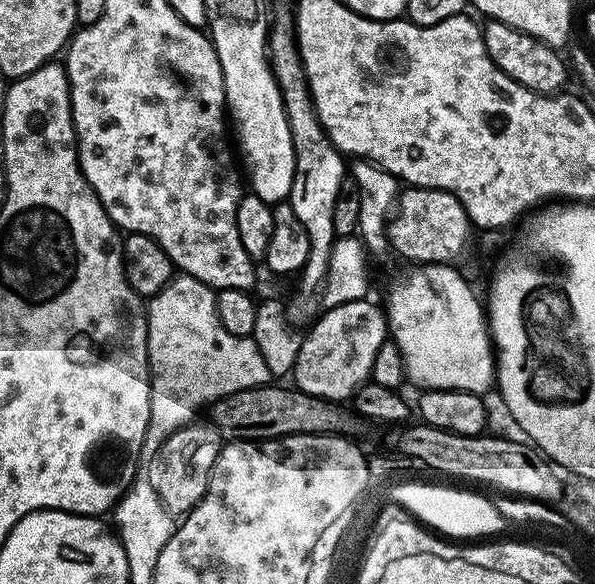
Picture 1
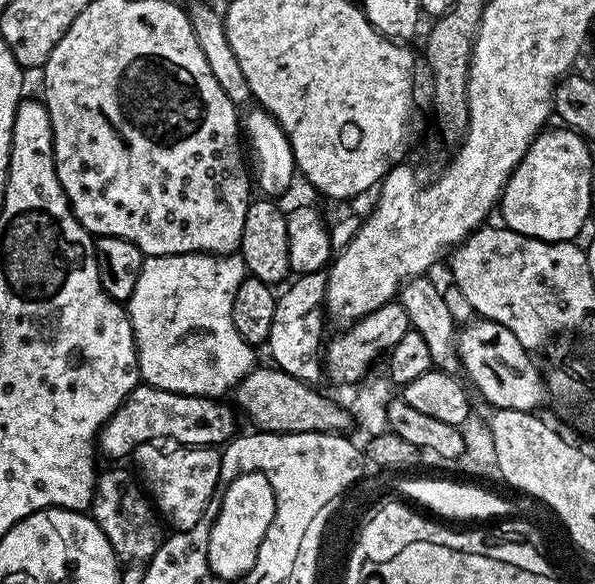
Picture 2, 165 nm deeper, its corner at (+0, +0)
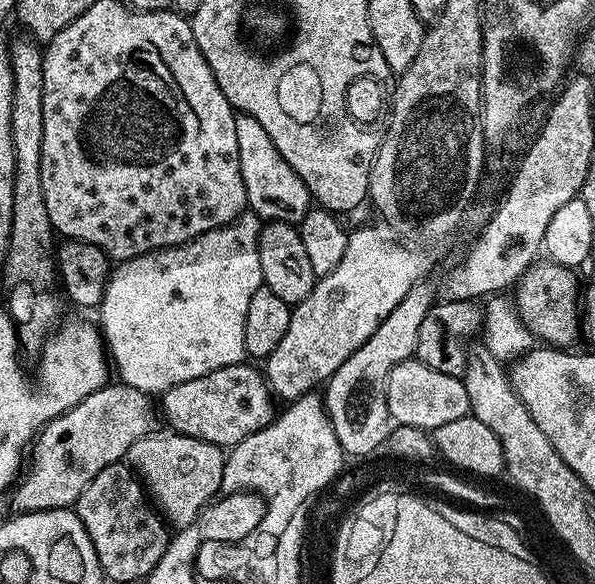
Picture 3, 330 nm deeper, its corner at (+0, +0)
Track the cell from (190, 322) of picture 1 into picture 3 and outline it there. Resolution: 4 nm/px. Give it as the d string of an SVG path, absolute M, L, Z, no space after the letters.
M248 210L240 215L232 223L210 230L201 236L195 236L193 240L187 240L185 244L177 244L174 248L160 248L156 252L147 252L136 256L132 260L117 263L111 269L108 277L108 285L104 291L104 297L98 309L98 327L103 335L104 343L108 349L111 363L120 371L119 379L123 383L134 386L138 390L149 394L162 394L182 382L190 382L190 378L202 378L202 374L210 374L214 370L222 370L222 366L234 366L245 359L244 331L246 330L246 310L250 306L250 298L254 290L263 285L262 262L258 262L258 238L262 221L255 212Z

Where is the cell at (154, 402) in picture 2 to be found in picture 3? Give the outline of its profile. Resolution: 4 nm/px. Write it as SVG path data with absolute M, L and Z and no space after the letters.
M109 382L94 390L94 394L86 394L78 406L66 410L37 432L30 445L26 471L10 492L15 511L71 509L91 480L111 464L121 463L130 446L157 427L156 420L158 424L153 397L129 384Z

